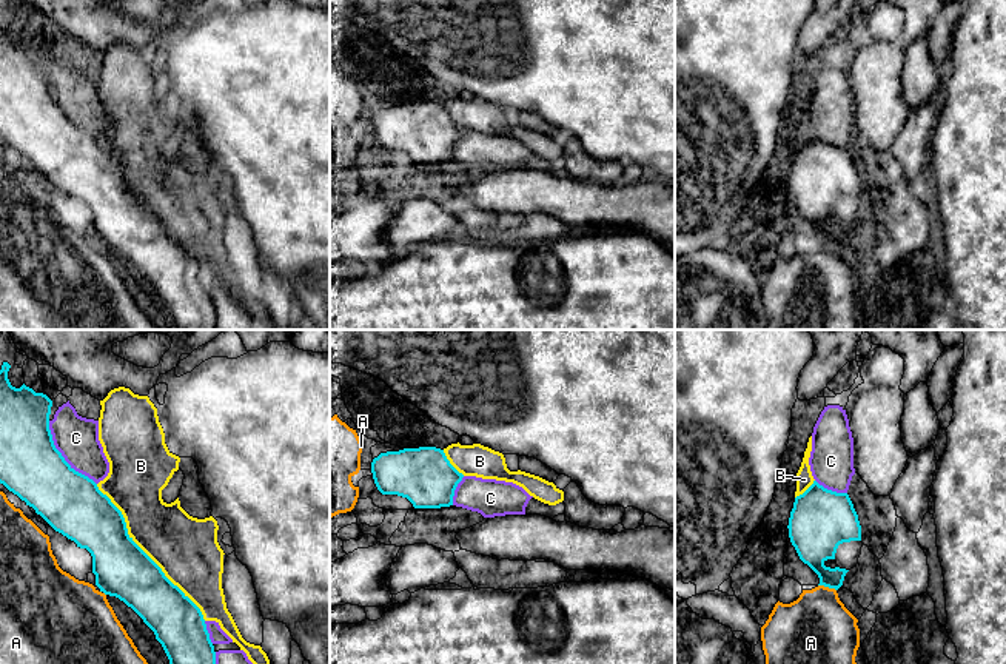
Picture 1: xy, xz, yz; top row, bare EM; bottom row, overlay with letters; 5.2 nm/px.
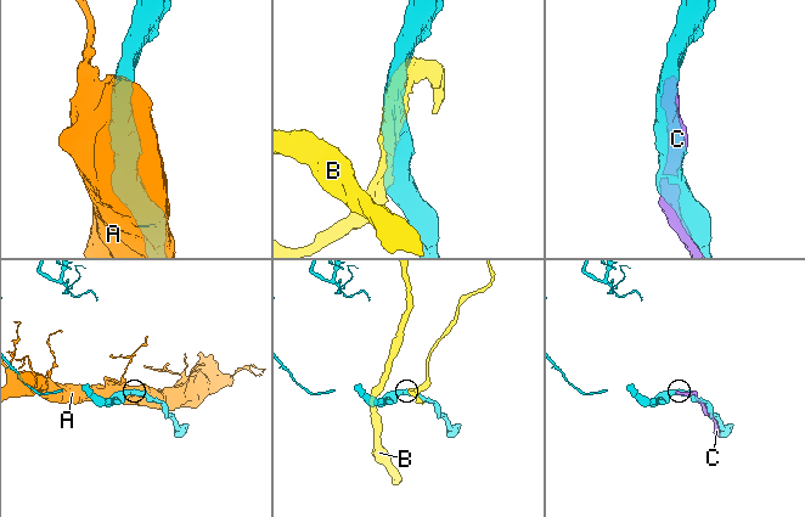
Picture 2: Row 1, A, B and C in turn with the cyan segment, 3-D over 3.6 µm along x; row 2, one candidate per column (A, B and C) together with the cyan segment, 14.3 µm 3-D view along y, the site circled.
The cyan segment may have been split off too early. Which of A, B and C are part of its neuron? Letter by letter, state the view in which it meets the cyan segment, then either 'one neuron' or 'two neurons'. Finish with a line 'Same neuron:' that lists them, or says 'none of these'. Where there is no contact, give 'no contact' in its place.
A: yz | two neurons
B: xy | two neurons
C: xy | one neuron
Same neuron: C

